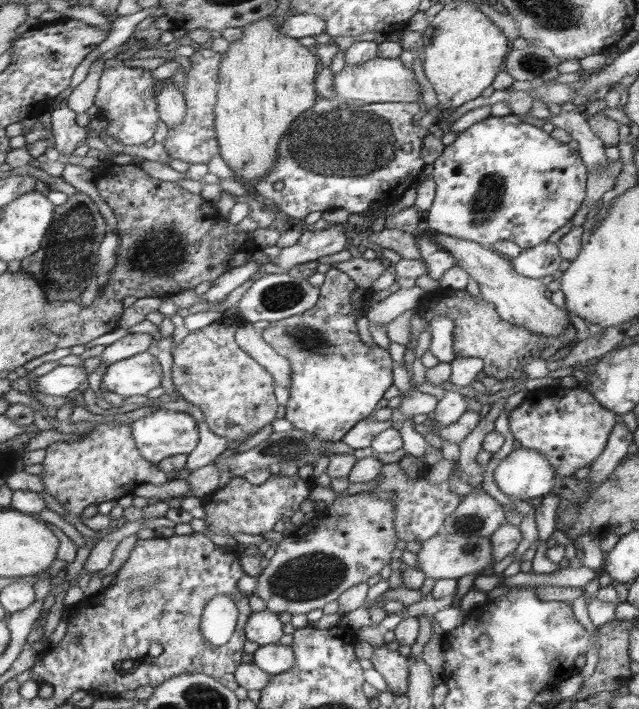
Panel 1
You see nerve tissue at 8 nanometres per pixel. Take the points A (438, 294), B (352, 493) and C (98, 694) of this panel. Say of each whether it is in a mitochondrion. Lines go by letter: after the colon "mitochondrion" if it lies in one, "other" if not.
A: other
B: other
C: other

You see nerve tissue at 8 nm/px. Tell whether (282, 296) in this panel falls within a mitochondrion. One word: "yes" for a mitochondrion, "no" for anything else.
yes

